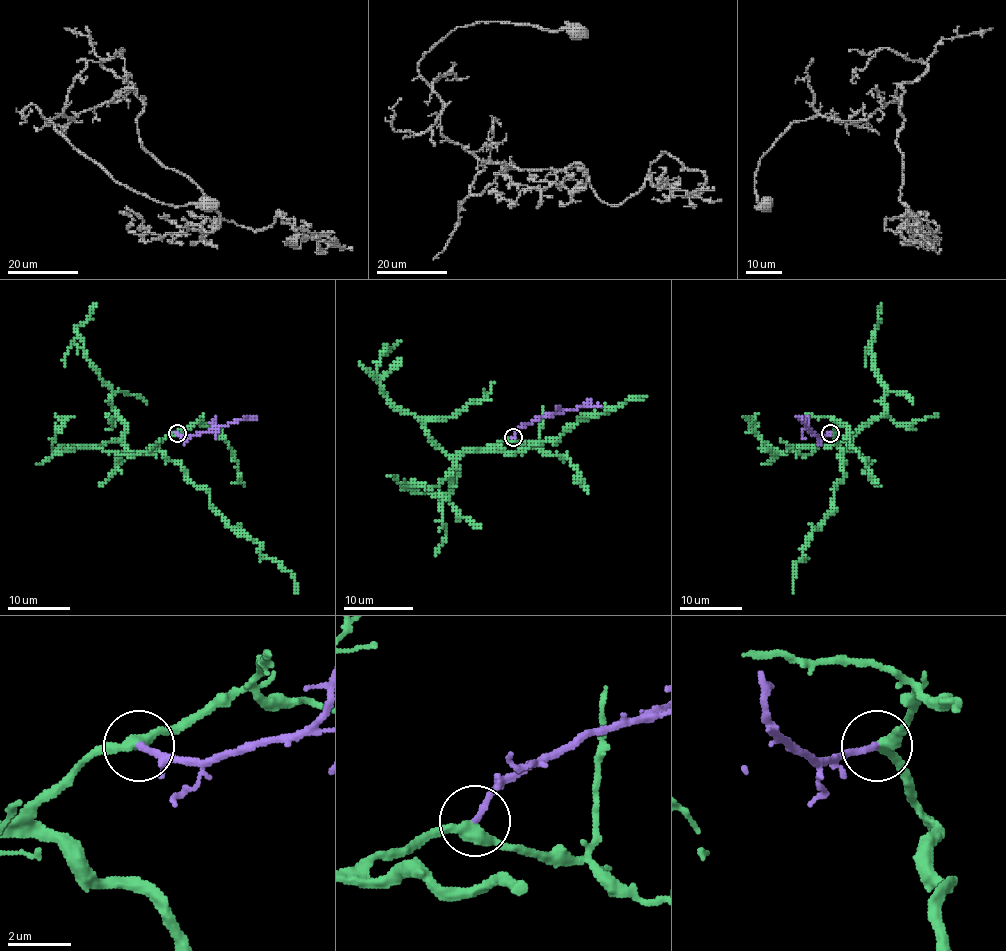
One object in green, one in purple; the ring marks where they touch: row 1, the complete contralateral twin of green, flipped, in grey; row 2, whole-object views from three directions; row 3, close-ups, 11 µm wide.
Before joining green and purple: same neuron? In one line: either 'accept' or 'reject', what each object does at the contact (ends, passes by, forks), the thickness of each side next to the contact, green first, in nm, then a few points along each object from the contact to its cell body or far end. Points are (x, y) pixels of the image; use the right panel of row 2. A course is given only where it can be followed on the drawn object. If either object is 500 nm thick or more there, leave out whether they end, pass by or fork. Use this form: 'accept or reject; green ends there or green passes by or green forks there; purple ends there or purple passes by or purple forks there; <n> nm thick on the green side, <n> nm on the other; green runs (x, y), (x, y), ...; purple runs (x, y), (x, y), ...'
accept; green passes by; purple ends there; 360 nm thick on the green side, 190 nm on the other; green runs (830, 433), (842, 449), (842, 479), (833, 490), (833, 510), (811, 534), (803, 557), (795, 567), (792, 592); purple runs (830, 433), (817, 436), (803, 419)

